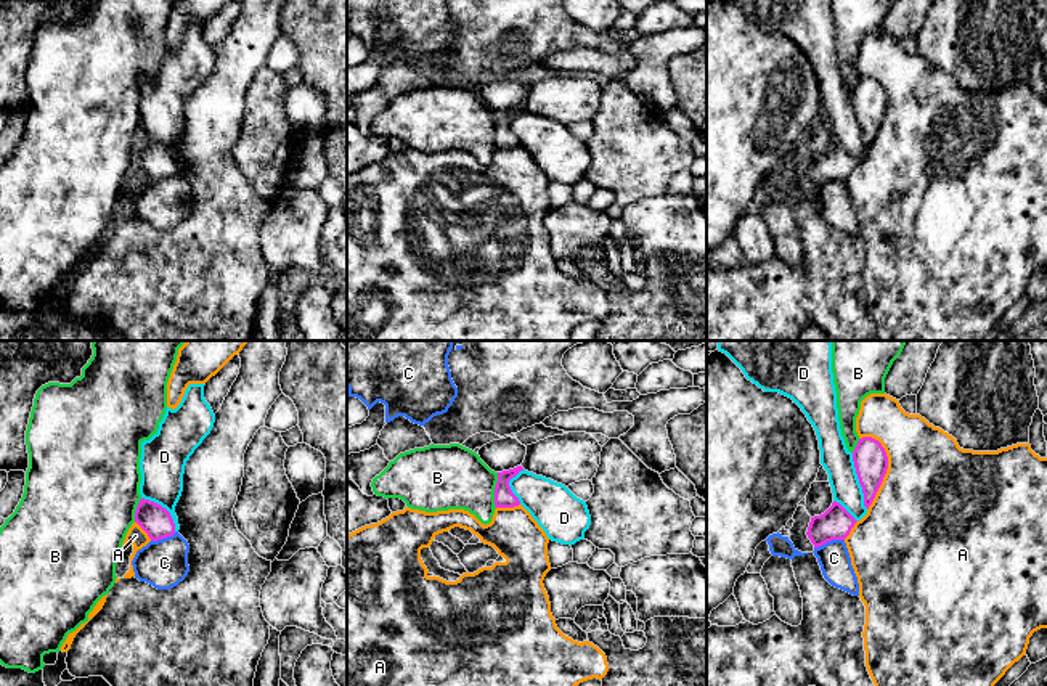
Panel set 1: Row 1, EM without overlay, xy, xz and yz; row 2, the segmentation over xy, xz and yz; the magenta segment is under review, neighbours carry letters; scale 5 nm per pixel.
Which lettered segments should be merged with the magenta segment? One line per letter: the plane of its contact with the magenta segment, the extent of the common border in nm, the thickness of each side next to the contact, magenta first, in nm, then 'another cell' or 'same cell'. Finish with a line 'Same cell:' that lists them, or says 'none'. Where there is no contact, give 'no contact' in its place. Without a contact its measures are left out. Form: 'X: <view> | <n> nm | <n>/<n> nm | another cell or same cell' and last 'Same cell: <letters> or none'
A: yz | 380 nm | 170/500 nm | another cell
B: xz | 180 nm | 100/320 nm | another cell
C: yz | 160 nm | 160/160 nm | another cell
D: yz | 300 nm | 170/150 nm | another cell
Same cell: none

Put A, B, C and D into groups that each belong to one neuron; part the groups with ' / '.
A / B / C / D

